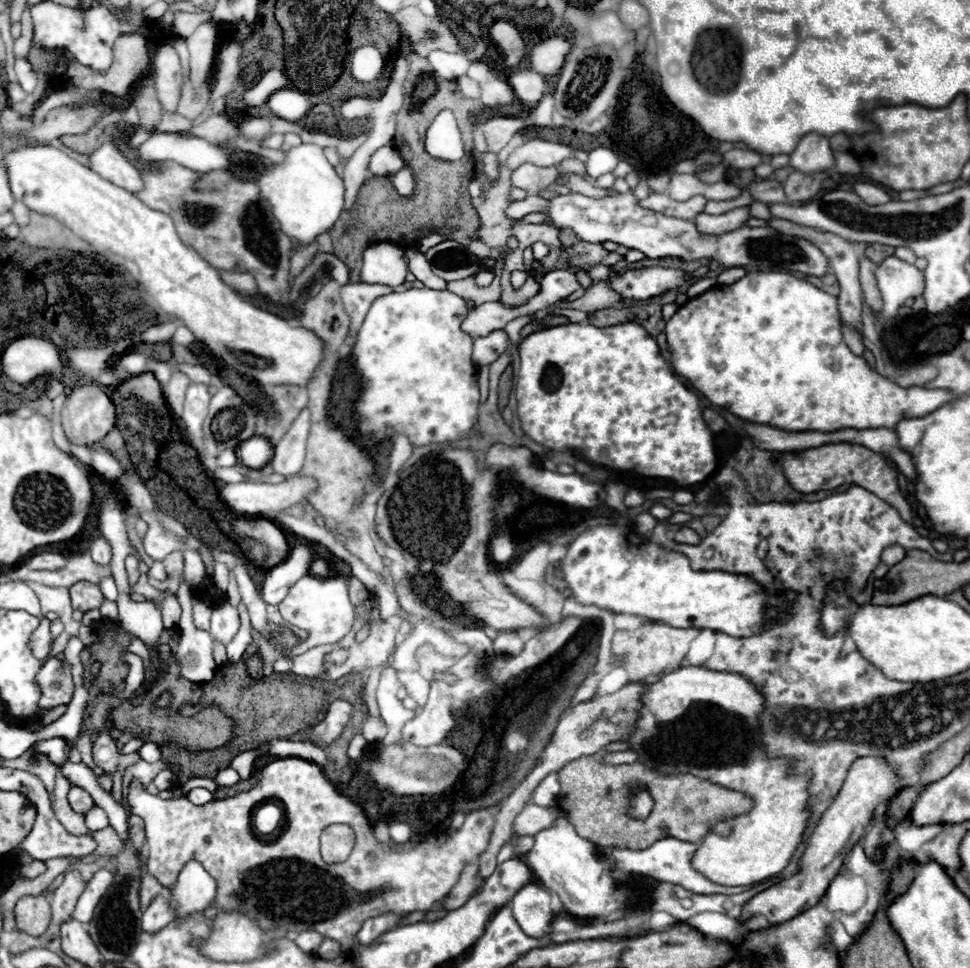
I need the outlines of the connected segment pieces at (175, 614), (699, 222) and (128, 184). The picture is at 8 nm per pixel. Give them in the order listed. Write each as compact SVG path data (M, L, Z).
M168 595L162 601L162 619L164 619L164 629L172 629L174 625L178 625L178 621L180 621L180 603L176 601L176 597Z
M742 207L742 209L734 209L734 211L728 211L728 213L722 213L722 215L708 215L708 213L700 213L696 215L694 223L696 227L700 229L700 233L704 235L724 235L732 229L738 229L746 223L748 219L748 207Z
M104 143L100 149L96 149L90 155L90 169L96 171L106 181L122 189L128 189L132 193L138 193L140 189L144 189L140 171L118 151L114 143Z

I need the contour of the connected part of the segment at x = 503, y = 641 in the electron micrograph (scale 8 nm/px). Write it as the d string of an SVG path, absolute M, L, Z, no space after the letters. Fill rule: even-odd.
M504 633L504 635L500 635L500 637L494 641L494 649L496 649L500 655L518 655L518 653L524 649L524 643L520 641L518 635Z

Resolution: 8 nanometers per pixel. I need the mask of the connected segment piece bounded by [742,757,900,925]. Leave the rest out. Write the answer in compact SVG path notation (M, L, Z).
M860 757L854 761L854 765L848 771L848 777L834 799L834 803L828 807L828 811L822 815L816 831L810 835L808 847L800 859L800 869L790 879L782 879L780 883L768 887L766 891L754 895L744 907L742 913L754 917L764 915L770 925L778 925L784 921L794 919L796 915L812 909L826 893L832 879L840 873L848 853L852 847L862 839L864 829L870 825L876 807L880 803L888 803L896 795L900 775L890 761L884 757Z

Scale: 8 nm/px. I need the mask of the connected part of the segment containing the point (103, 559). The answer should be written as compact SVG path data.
M96 539L94 545L90 547L90 553L92 553L92 559L96 565L108 565L110 563L110 545L104 541L104 539Z

